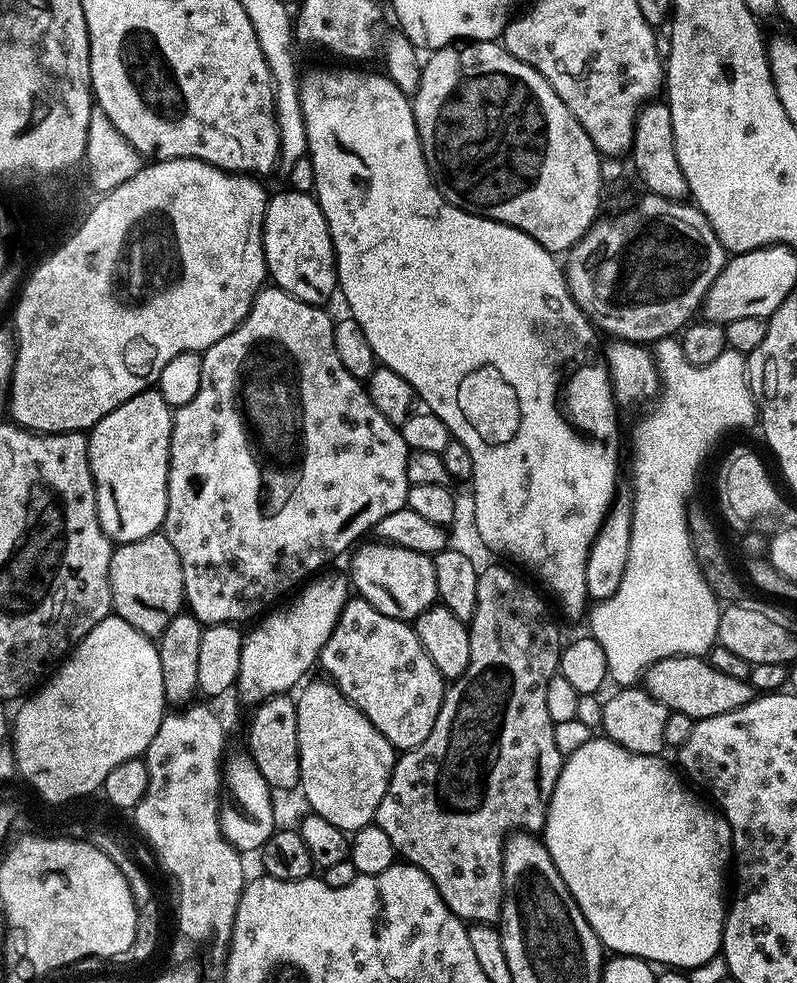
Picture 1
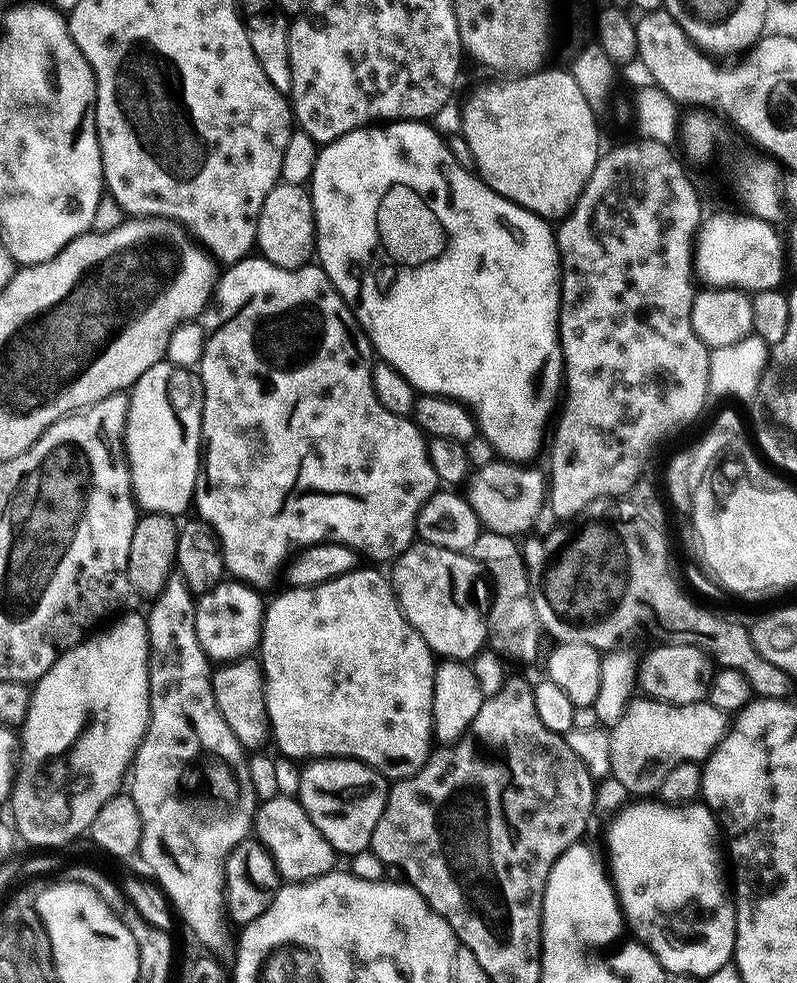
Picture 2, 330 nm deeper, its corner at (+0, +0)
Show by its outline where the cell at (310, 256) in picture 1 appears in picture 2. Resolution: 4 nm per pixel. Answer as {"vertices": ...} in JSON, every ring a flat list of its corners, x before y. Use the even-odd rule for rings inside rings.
{"vertices":[[277,182,262,202,256,223,255,247,265,260,283,268,303,268,313,259,316,247,316,219,312,209,312,193,305,185]]}

